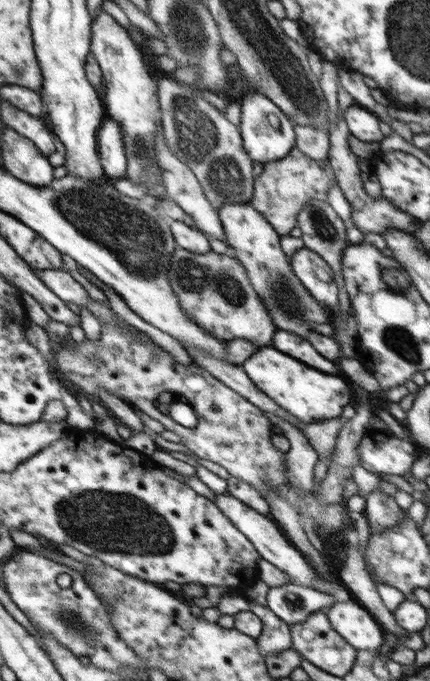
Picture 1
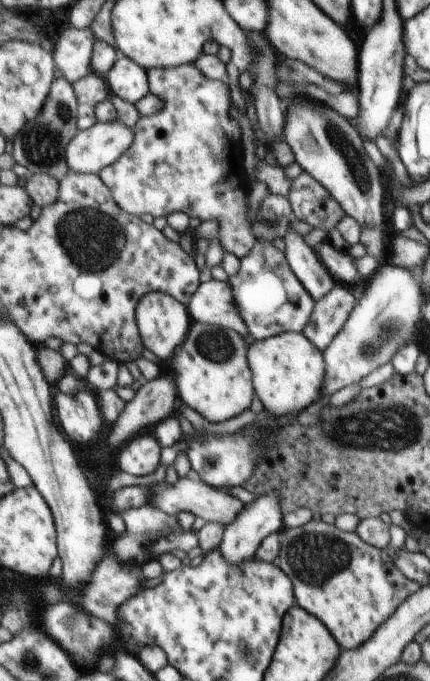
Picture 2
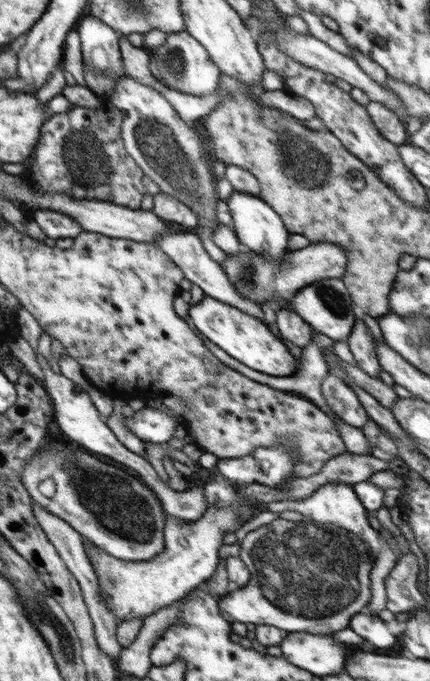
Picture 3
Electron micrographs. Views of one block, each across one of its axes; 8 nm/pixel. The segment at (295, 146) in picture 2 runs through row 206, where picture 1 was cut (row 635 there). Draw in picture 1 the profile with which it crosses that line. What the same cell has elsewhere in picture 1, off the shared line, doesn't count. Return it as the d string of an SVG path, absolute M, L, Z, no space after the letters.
M354 598L335 602L326 615L332 628L356 650L378 650L384 630Z

